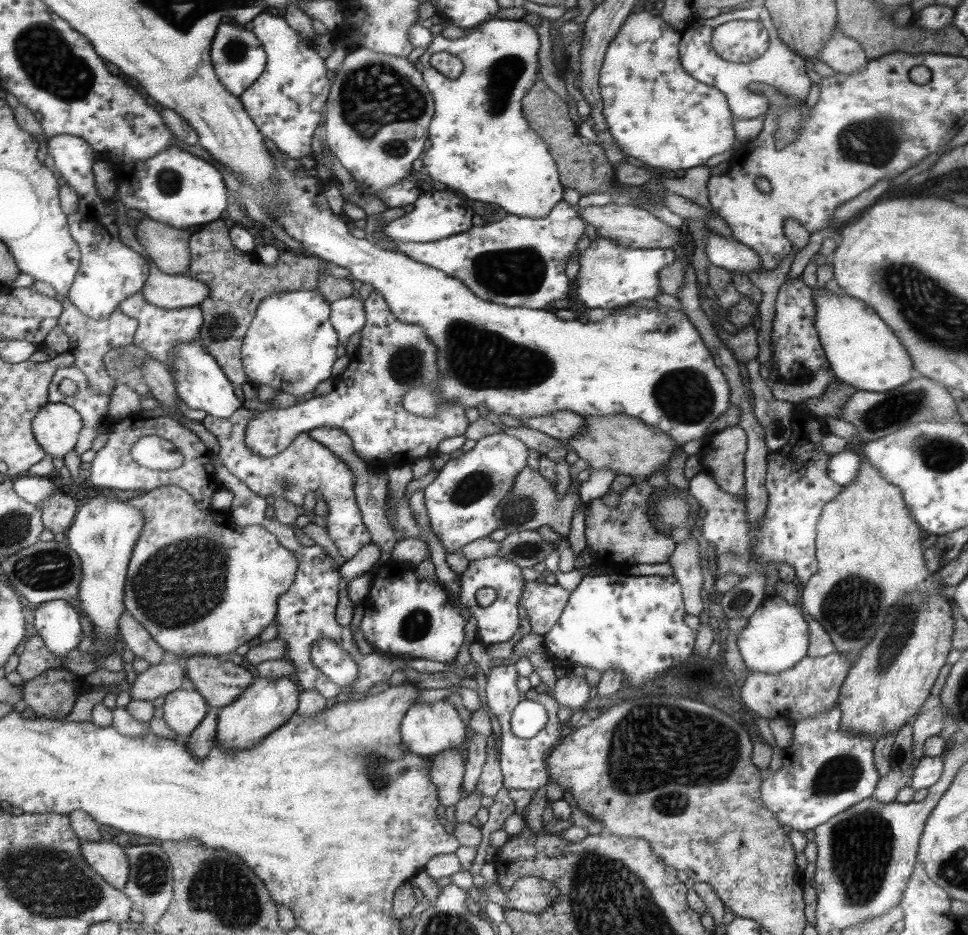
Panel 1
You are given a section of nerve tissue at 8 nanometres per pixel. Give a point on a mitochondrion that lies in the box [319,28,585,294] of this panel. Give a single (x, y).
(376, 100)

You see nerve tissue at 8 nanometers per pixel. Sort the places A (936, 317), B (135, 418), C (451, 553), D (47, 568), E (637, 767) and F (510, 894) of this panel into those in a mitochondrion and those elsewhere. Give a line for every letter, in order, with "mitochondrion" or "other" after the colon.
A: mitochondrion
B: other
C: other
D: mitochondrion
E: mitochondrion
F: other

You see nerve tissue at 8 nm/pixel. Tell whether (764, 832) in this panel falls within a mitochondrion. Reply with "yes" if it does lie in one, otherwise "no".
no

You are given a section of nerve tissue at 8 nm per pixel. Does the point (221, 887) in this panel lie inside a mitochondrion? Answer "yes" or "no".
yes

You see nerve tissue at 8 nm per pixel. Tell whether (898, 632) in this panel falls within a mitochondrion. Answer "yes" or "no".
yes

